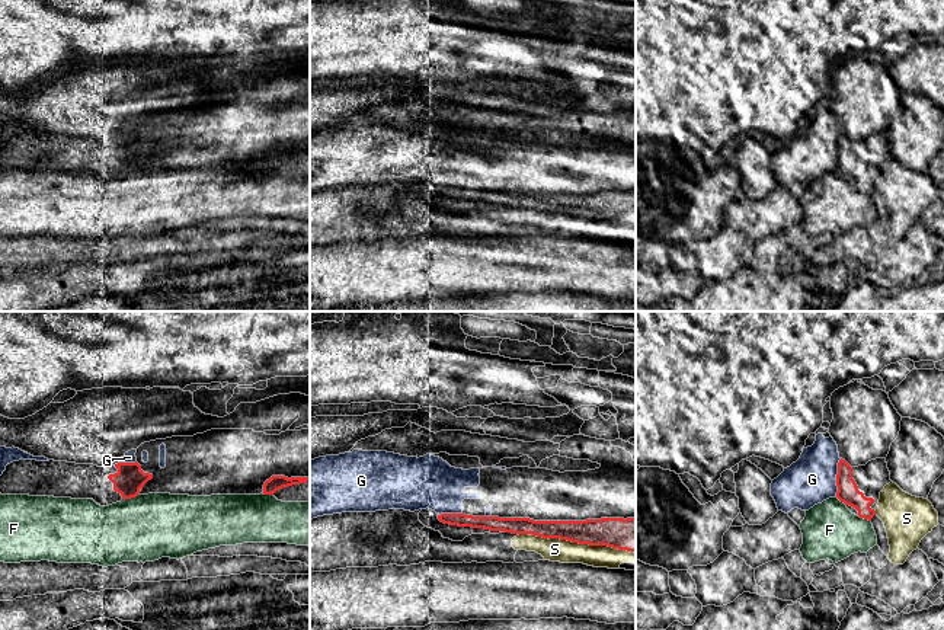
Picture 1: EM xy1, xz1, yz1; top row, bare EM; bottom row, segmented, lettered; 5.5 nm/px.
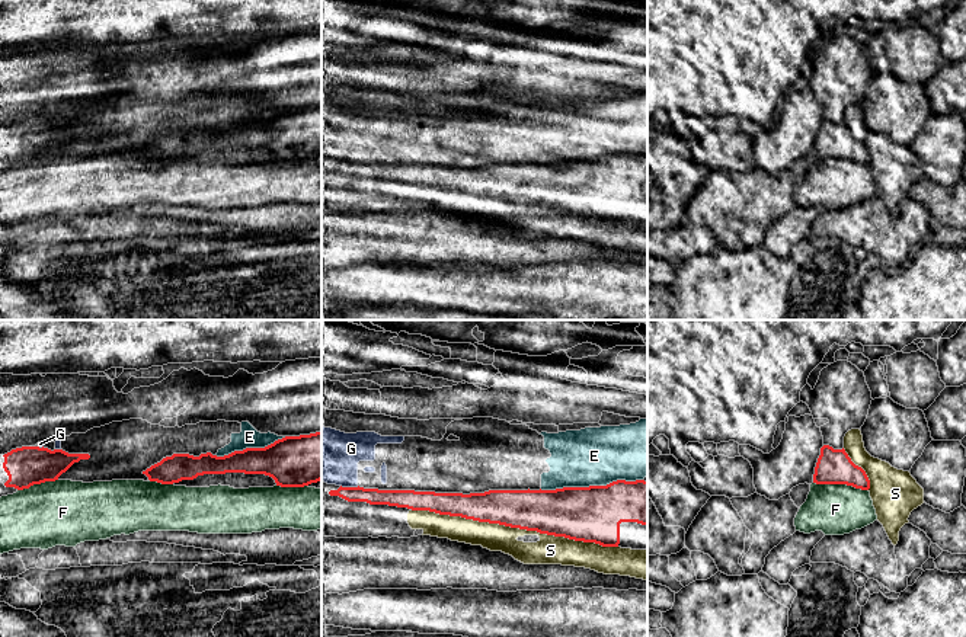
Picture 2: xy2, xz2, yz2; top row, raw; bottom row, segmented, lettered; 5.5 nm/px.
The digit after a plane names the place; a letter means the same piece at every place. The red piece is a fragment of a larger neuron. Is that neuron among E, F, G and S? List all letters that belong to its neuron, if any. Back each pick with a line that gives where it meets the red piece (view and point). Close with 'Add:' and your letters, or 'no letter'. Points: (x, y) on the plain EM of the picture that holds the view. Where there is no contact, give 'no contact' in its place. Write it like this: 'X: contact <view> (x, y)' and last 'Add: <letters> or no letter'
Add: no letter

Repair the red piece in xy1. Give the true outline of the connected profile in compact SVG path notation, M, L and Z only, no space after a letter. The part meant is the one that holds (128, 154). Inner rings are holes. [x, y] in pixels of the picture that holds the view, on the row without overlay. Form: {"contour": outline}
{"contour": "M19 134L7 138L0 150L0 167L93 173L100 180L109 180L138 170L151 153L153 148L144 147L137 135L97 141L54 134Z"}

